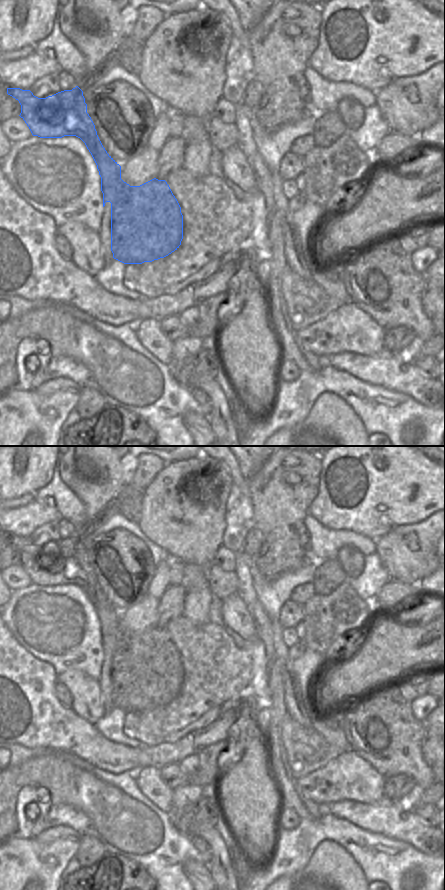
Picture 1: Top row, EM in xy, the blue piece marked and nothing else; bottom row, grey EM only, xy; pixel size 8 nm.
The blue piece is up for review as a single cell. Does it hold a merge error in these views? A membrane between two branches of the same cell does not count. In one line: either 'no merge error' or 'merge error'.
no merge error

